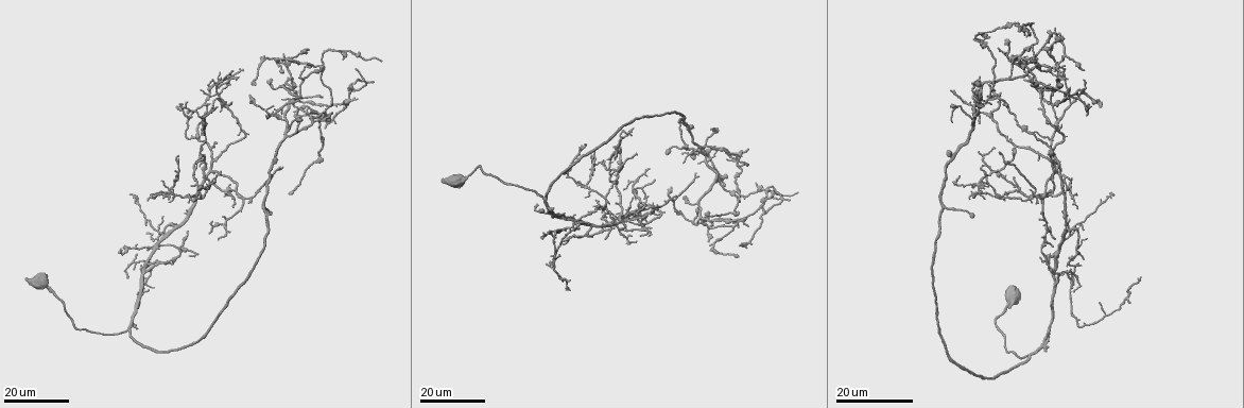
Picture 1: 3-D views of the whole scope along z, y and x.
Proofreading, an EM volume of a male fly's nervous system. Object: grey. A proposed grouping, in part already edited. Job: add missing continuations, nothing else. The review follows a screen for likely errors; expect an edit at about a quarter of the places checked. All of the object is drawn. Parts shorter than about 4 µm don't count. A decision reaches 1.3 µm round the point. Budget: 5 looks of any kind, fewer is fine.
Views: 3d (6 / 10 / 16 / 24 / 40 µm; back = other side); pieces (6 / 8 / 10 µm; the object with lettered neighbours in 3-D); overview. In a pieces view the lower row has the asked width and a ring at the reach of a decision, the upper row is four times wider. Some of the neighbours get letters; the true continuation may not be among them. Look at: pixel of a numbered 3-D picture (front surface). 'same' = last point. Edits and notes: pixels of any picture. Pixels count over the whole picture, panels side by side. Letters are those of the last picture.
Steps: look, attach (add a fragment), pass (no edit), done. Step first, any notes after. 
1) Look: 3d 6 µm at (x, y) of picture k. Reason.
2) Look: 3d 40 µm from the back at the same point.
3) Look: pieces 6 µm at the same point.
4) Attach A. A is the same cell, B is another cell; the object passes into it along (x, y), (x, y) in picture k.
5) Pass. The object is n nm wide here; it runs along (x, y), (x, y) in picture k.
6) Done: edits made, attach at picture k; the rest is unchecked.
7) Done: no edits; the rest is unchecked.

Look: 3d 16 µm at (147, 249) of picture 1. An open end.

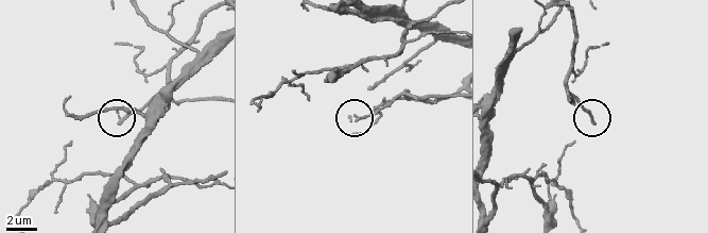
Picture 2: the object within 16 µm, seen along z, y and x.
Look: pieces 10 µm at (120, 121) of picture 2. What lies round it.

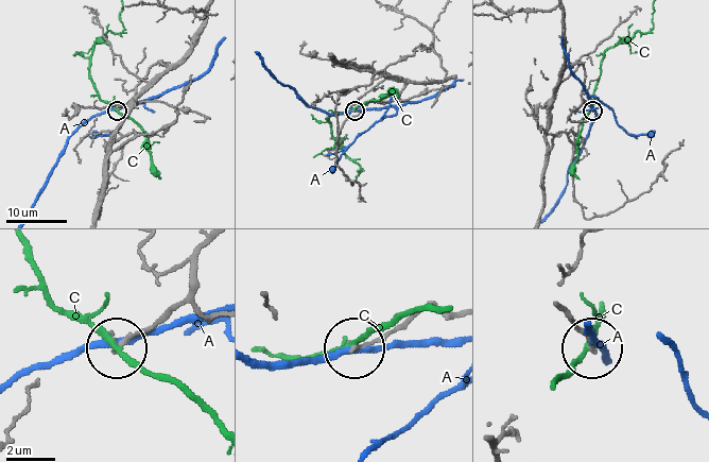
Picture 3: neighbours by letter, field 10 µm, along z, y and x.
Pass. A and C are other cells; it runs along (207, 247), (183, 296), (117, 343) in picture 3; no lettered fragment goes on from it.

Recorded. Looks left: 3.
Look: 3d 16 µm at (1076, 229) of picture 1. Free end.

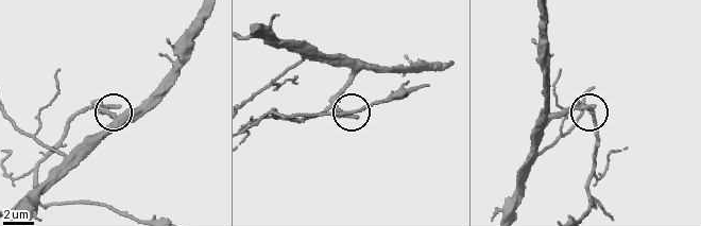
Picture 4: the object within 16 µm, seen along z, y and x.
Look: pieces 6 µm at (595, 106) of picture 4.

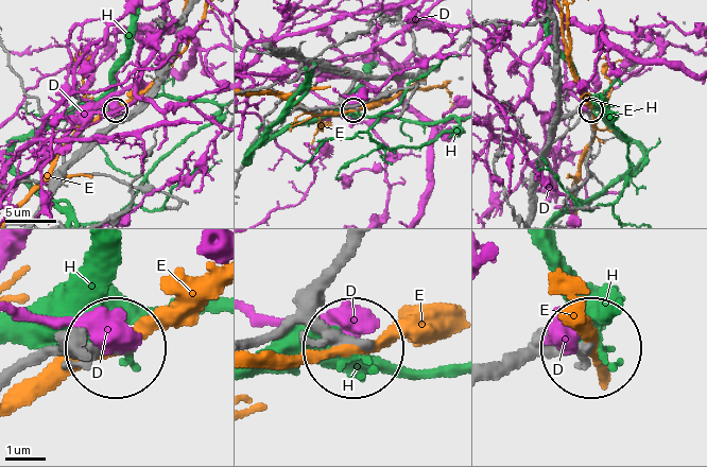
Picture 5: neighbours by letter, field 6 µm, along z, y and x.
Pass. D, E and H are other cells; none of them fits.

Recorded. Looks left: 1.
Done: no edits; the rest is unchecked.

